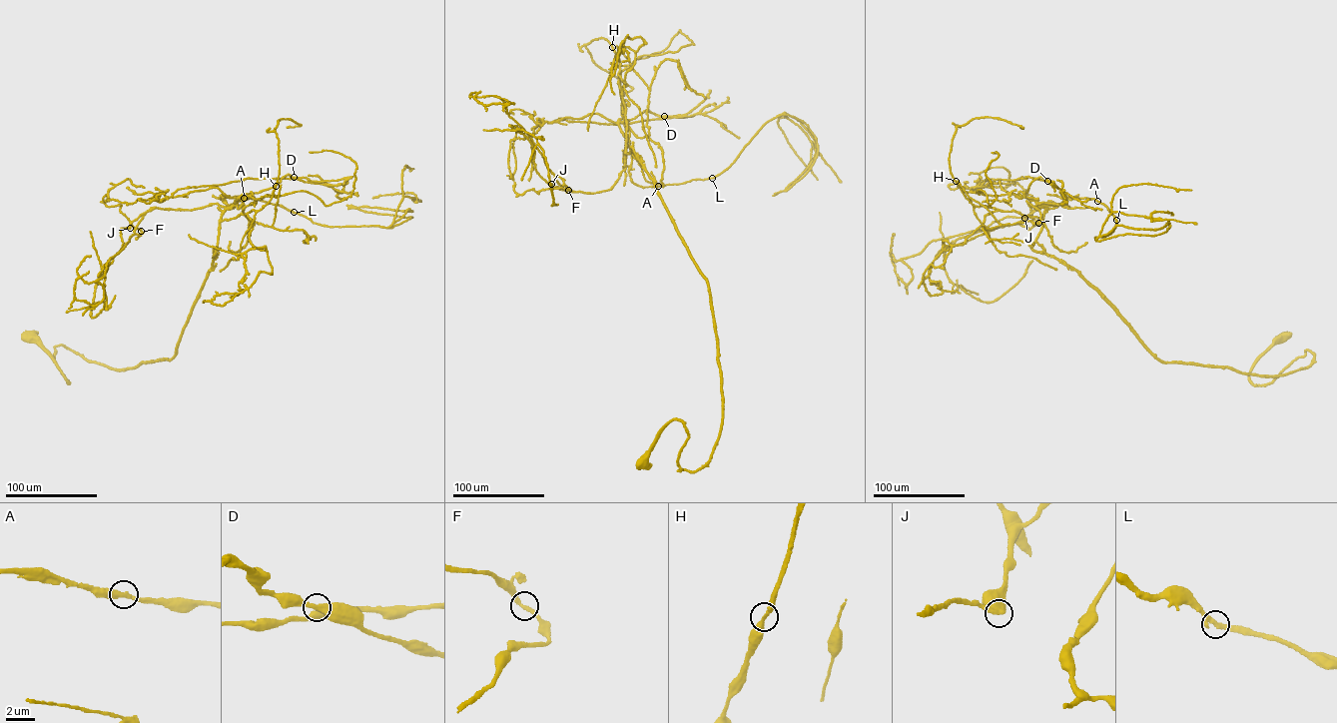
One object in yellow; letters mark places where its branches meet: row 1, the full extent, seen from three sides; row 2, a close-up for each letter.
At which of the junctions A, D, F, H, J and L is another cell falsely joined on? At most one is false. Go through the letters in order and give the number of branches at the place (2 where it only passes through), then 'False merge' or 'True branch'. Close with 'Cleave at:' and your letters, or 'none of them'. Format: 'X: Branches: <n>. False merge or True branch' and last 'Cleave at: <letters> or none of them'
A: Branches: 2. True branch
D: Branches: 2. True branch
F: Branches: 2. True branch
H: Branches: 2. True branch
J: Branches: 2. True branch
L: Branches: 2. True branch
Cleave at: none of them

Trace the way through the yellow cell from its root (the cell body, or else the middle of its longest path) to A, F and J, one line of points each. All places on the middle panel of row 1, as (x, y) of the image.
A: (643, 462), (679, 419), (678, 470), (698, 470), (722, 414), (709, 286), (628, 139), (631, 180), (658, 186)
F: (643, 462), (674, 419), (678, 470), (719, 435), (709, 286), (632, 147), (610, 189), (552, 187), (568, 190)
J: (643, 462), (674, 419), (678, 470), (719, 435), (709, 286), (632, 147), (609, 190), (551, 184)

